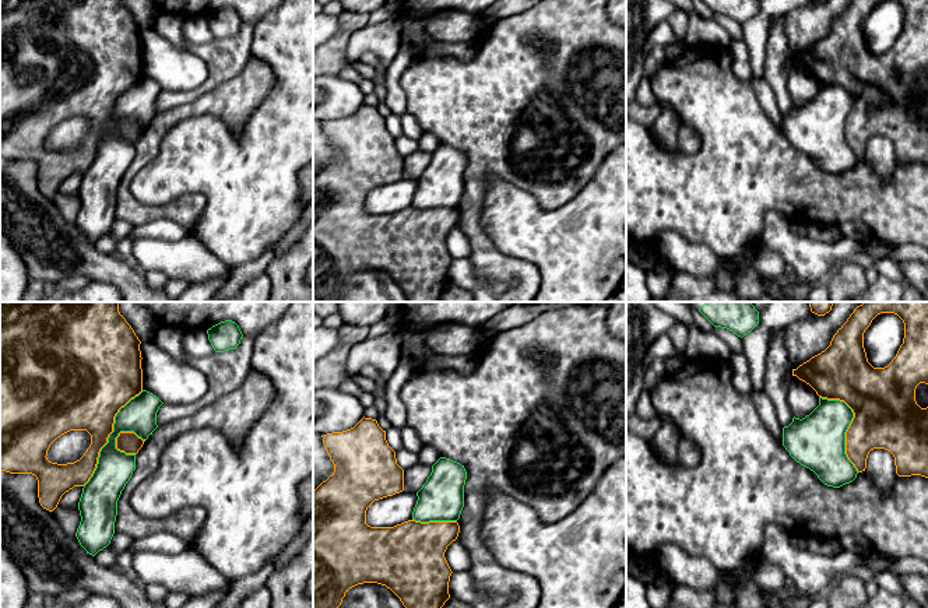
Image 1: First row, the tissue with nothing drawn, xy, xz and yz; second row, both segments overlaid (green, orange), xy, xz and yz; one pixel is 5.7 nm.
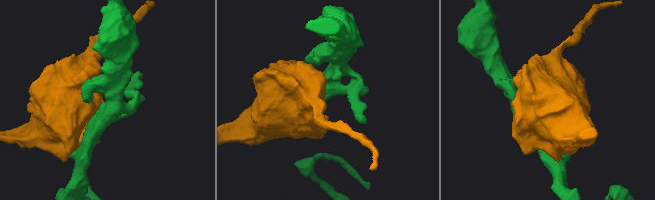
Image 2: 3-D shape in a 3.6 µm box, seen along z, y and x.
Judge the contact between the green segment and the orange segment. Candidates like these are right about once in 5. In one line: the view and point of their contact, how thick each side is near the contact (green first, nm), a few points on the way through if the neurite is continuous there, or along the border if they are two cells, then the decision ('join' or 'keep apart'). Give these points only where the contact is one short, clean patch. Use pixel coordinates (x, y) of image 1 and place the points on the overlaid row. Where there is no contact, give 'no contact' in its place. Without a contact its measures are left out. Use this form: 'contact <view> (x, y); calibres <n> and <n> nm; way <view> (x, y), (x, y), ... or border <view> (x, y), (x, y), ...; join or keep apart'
contact xy (109, 436); calibres 200 and 360 nm; keep apart

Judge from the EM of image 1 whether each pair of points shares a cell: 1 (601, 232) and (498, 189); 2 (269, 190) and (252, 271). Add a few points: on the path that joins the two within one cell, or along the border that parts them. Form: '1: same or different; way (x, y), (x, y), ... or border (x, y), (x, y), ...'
1: same; way (576, 232), (541, 232), (523, 214)
2: different; border (273, 246), (269, 246), (257, 257), (234, 266)

